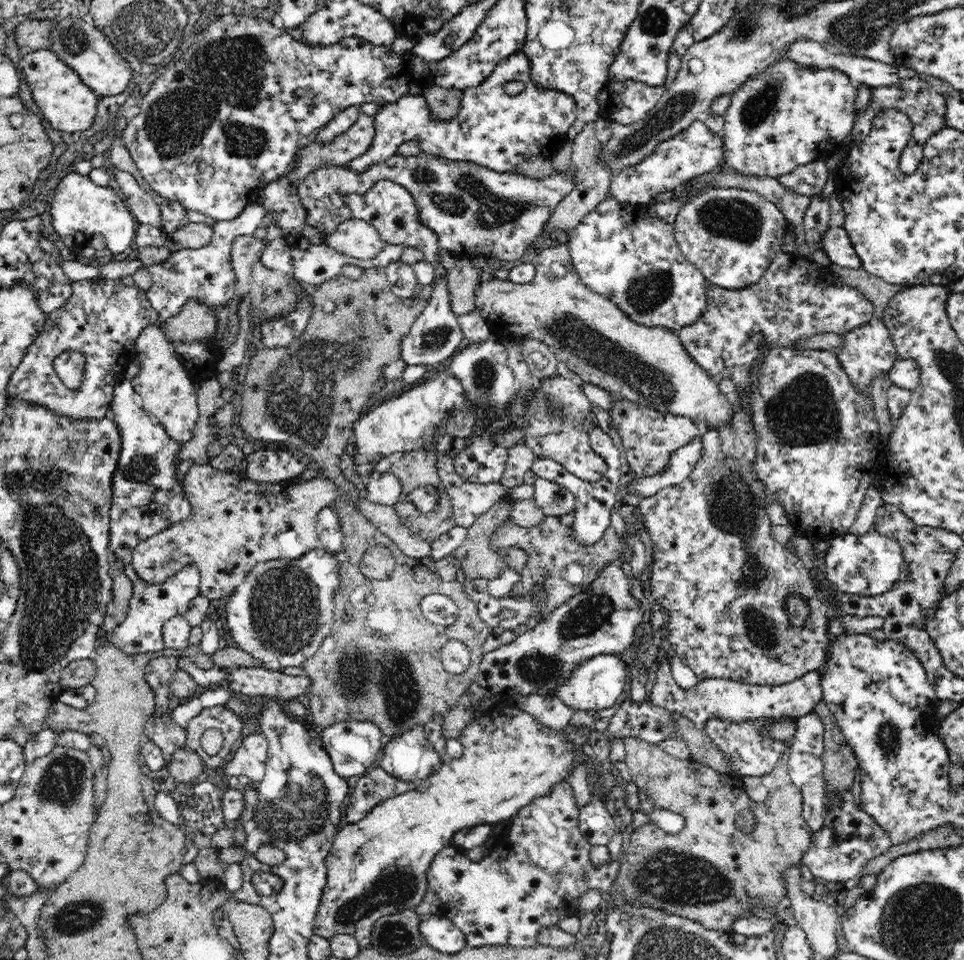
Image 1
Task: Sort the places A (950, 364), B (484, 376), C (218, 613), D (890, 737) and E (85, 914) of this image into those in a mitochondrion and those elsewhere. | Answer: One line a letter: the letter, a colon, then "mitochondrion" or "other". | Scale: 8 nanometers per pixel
A: mitochondrion
B: mitochondrion
C: other
D: mitochondrion
E: mitochondrion

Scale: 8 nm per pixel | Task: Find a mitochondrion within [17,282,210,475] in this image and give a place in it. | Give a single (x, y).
(66, 448)

